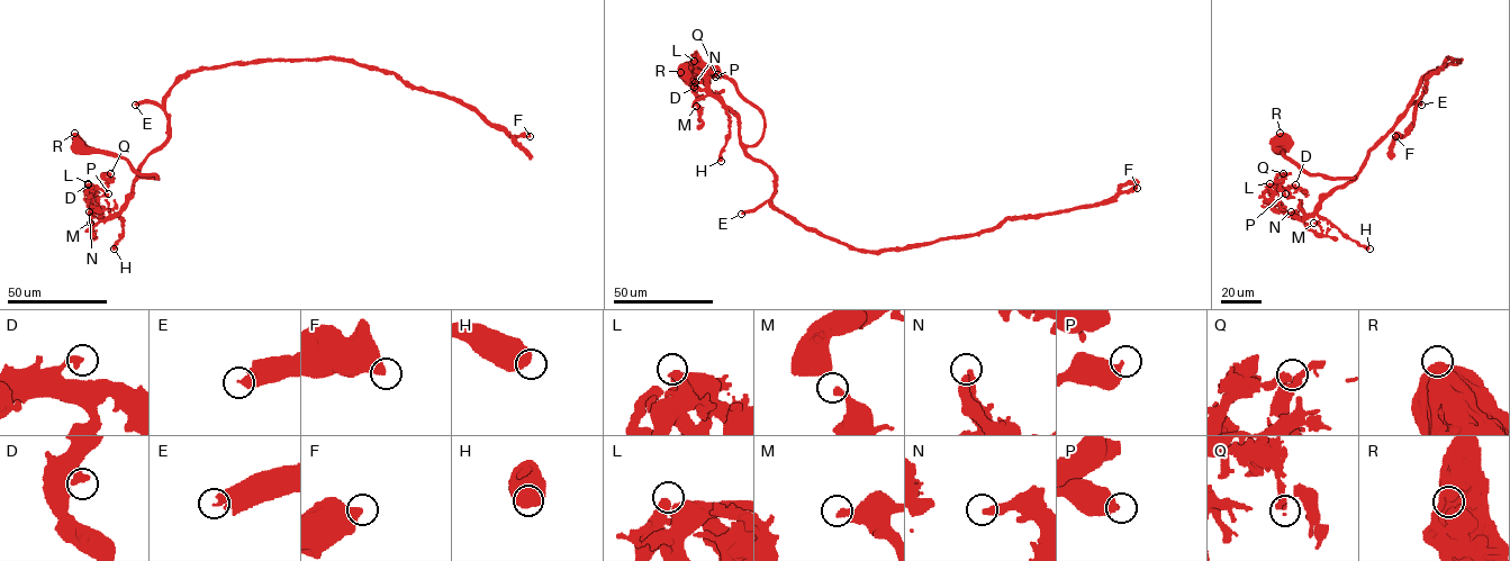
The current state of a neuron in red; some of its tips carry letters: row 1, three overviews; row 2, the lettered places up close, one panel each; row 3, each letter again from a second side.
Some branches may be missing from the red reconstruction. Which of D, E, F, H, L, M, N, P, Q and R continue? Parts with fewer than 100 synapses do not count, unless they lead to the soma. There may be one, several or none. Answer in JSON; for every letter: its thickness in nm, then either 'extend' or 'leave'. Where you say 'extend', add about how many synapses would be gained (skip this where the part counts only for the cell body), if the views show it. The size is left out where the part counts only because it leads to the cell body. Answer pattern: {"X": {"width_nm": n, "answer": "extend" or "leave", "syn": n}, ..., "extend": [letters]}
{"D": {"width_nm": 360, "answer": "leave"}, "E": {"width_nm": 440, "answer": "extend", "syn": 160}, "F": {"width_nm": 500, "answer": "leave"}, "H": {"width_nm": 650, "answer": "leave"}, "L": {"width_nm": 440, "answer": "leave"}, "M": {"width_nm": 320, "answer": "leave"}, "N": {"width_nm": 360, "answer": "leave"}, "P": {"width_nm": 600, "answer": "leave"}, "Q": {"width_nm": 240, "answer": "leave"}, "R": {"width_nm": 700, "answer": "leave"}, "extend": ["E"]}

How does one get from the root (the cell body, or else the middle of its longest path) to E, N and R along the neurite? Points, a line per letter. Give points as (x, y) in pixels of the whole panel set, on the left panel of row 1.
E: (78, 148), (106, 151), (157, 178), (142, 178), (139, 169), (168, 137), (166, 114), (151, 102), (135, 105)
N: (78, 148), (106, 151), (157, 178), (138, 178), (115, 215), (89, 211)
R: (78, 148), (74, 133)

